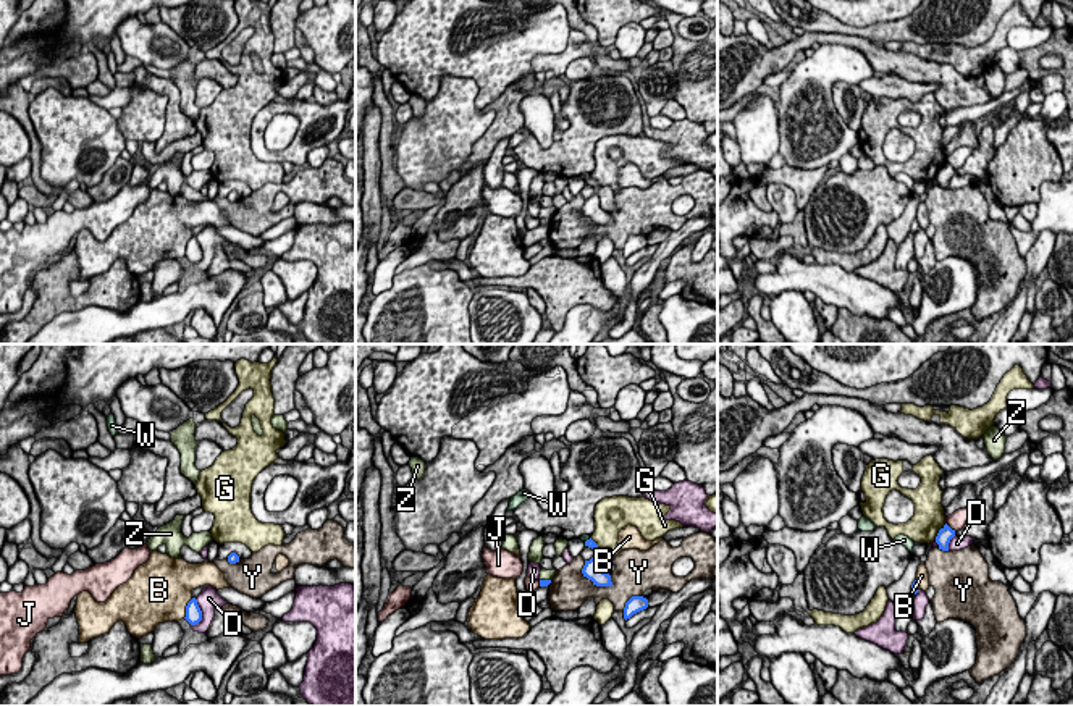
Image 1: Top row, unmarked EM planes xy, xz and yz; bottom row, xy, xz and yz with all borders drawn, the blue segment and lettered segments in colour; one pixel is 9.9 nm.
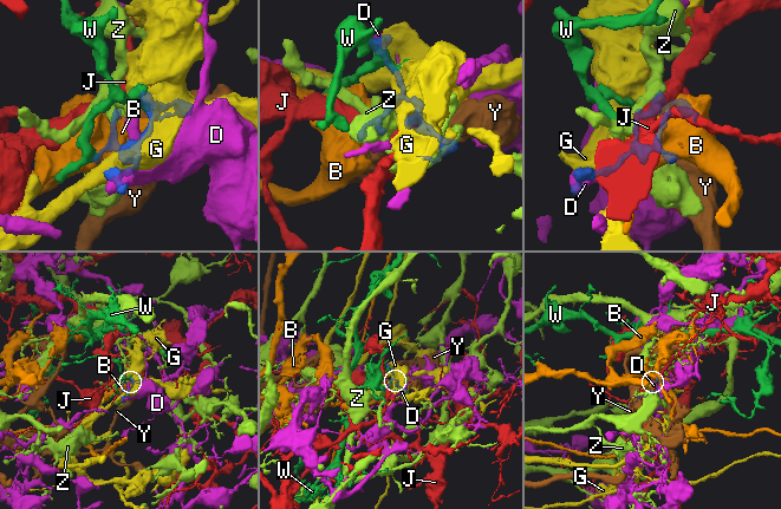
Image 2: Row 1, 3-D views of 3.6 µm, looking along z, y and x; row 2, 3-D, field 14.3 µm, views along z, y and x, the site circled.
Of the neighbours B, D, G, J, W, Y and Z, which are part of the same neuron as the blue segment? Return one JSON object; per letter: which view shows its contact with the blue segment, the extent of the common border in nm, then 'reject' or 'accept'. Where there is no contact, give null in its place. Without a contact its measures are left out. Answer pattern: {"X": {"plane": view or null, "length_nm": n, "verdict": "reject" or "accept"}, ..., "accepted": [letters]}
{"B": {"plane": "xy", "length_nm": 240, "verdict": "reject"}, "D": {"plane": "xy", "length_nm": 300, "verdict": "reject"}, "G": {"plane": "yz", "length_nm": 200, "verdict": "reject"}, "J": {"plane": "yz", "length_nm": 140, "verdict": "reject"}, "W": {"plane": "xz", "length_nm": 70, "verdict": "reject"}, "Y": {"plane": "xz", "length_nm": 400, "verdict": "reject"}, "Z": {"plane": "xz", "length_nm": 110, "verdict": "reject"}, "accepted": []}

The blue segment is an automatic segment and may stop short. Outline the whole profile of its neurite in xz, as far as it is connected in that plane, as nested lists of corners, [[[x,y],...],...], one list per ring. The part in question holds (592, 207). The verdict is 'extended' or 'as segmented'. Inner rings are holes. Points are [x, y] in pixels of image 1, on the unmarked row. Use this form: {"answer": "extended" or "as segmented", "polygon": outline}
{"answer": "as segmented", "polygon": [[[593,194],[590,199],[585,199],[582,212],[596,225],[612,225],[611,213],[601,208],[601,202],[596,194]]]}

